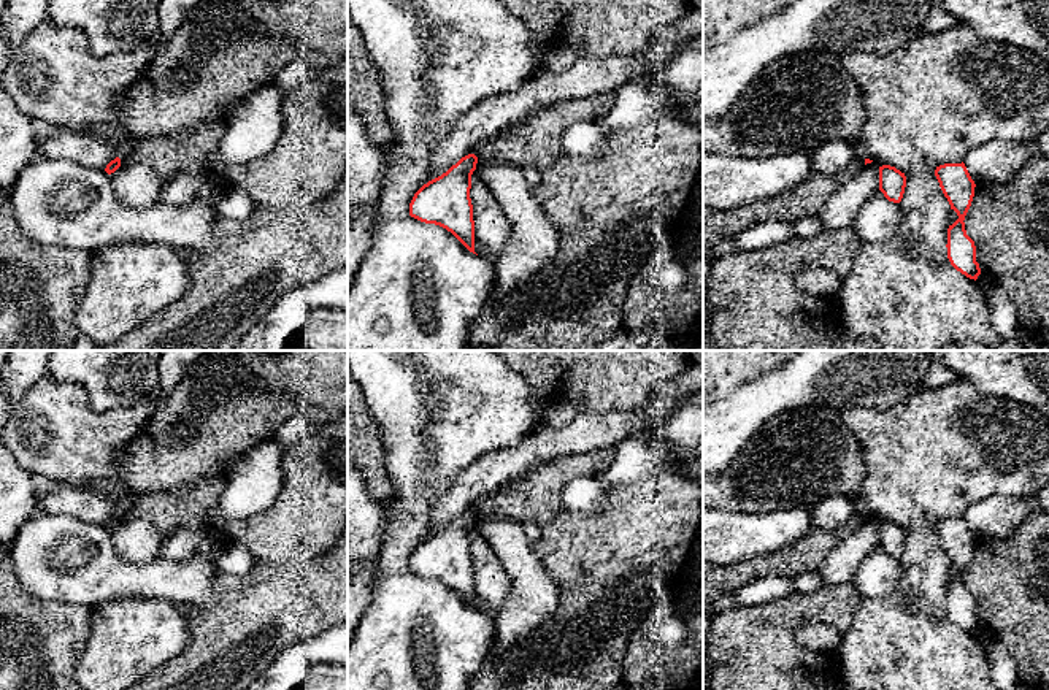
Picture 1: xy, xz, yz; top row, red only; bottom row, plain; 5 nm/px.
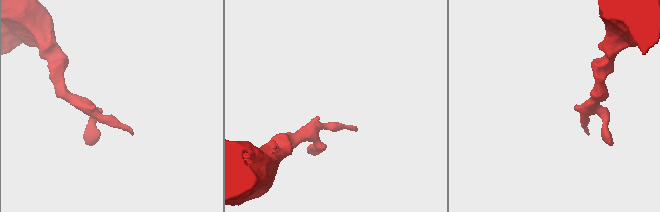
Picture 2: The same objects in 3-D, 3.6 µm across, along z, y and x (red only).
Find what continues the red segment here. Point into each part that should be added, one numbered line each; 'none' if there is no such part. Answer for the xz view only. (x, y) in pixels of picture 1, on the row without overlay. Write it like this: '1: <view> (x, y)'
none

